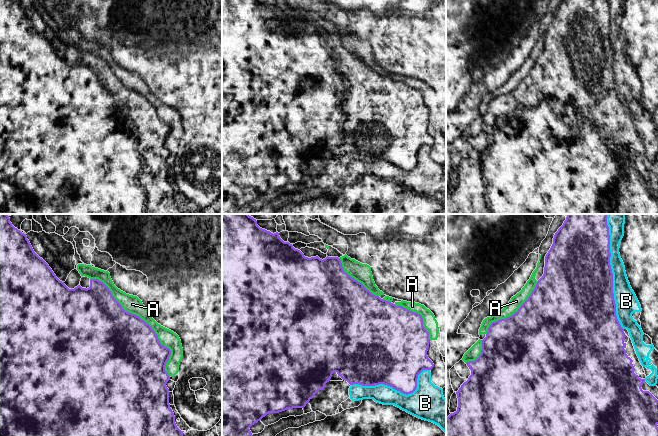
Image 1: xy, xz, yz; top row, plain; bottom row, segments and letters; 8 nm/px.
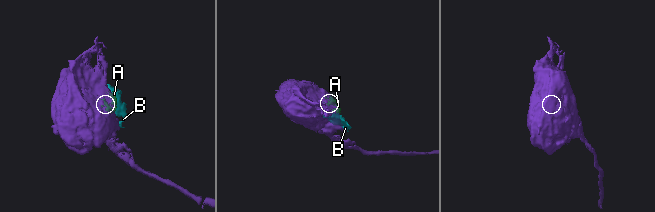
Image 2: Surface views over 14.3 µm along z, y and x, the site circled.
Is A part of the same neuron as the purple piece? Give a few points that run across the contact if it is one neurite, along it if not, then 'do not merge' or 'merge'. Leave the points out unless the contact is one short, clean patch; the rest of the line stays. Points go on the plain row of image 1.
do not merge

